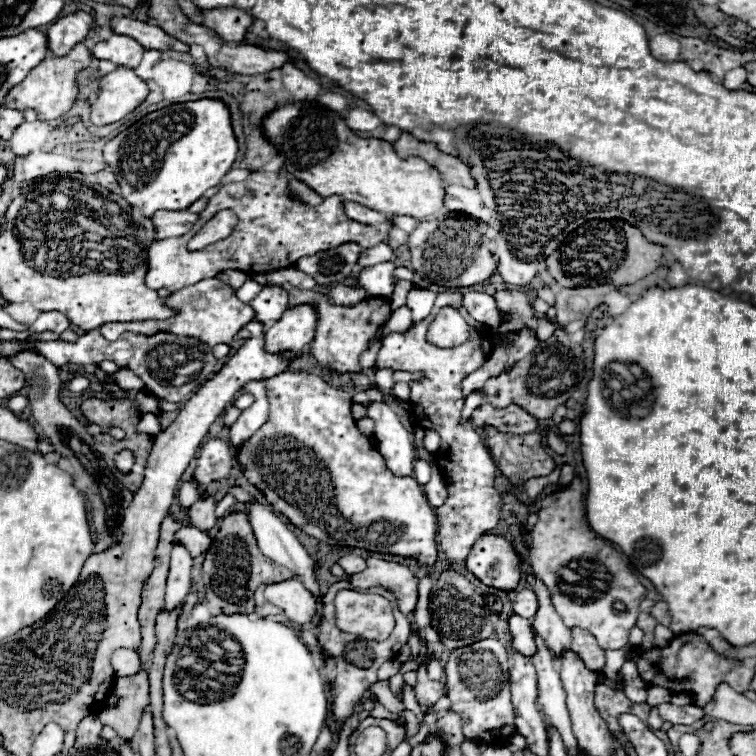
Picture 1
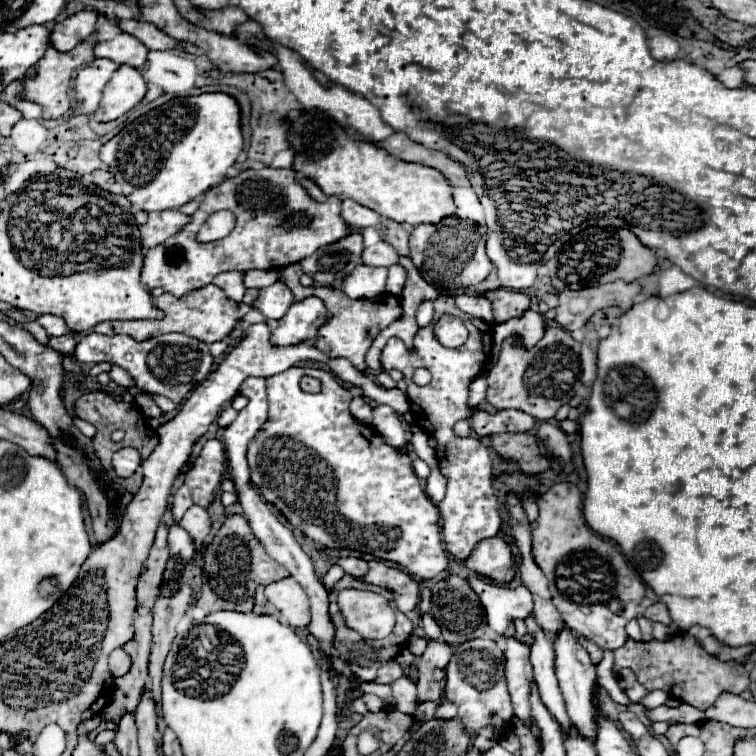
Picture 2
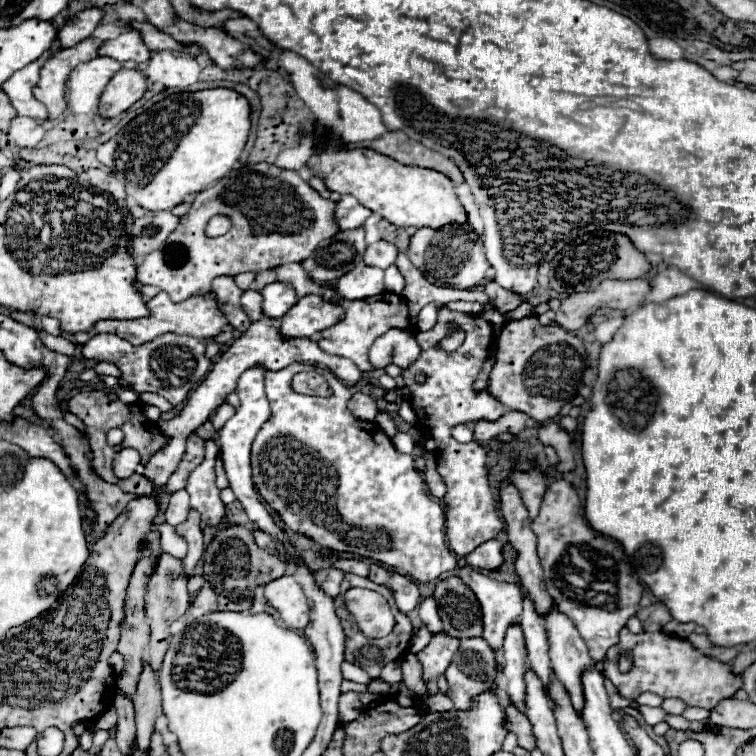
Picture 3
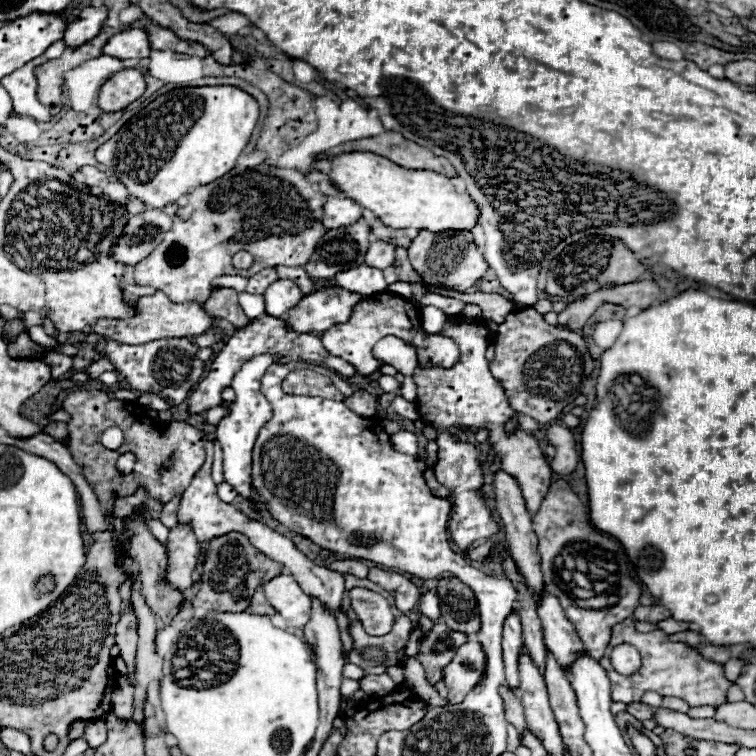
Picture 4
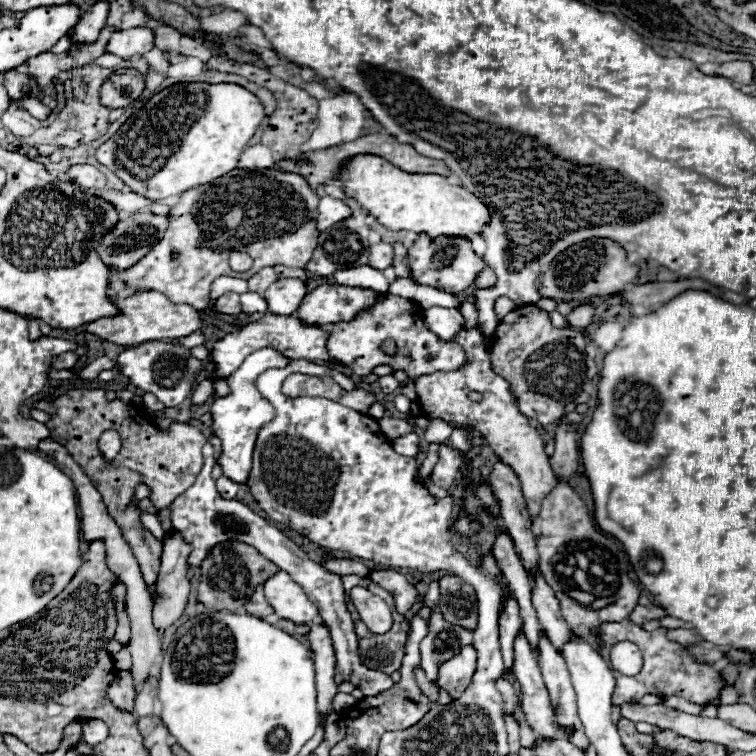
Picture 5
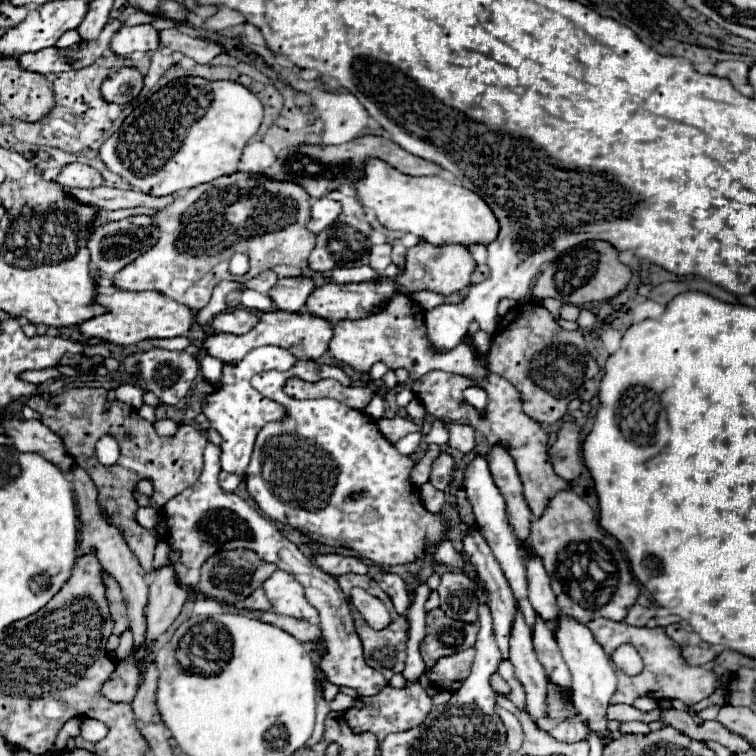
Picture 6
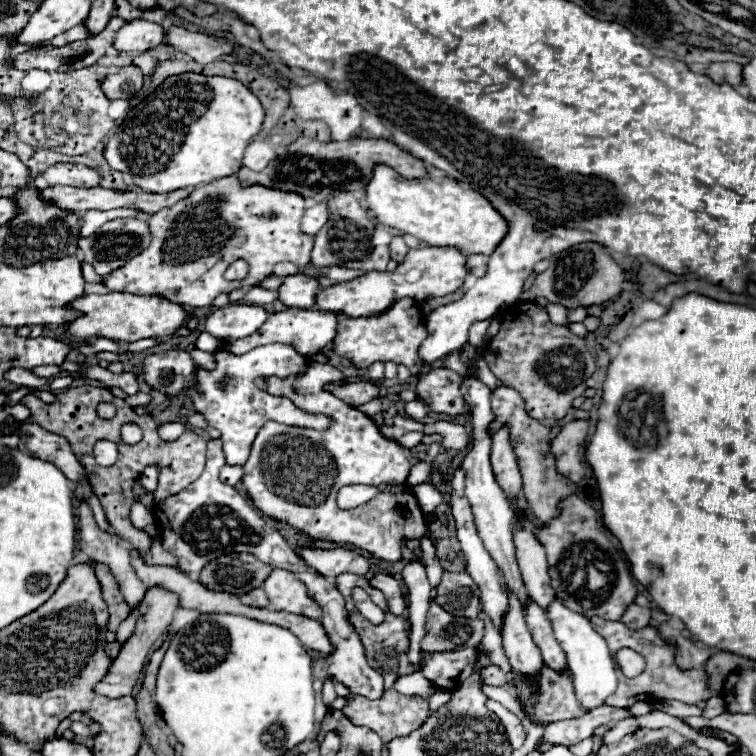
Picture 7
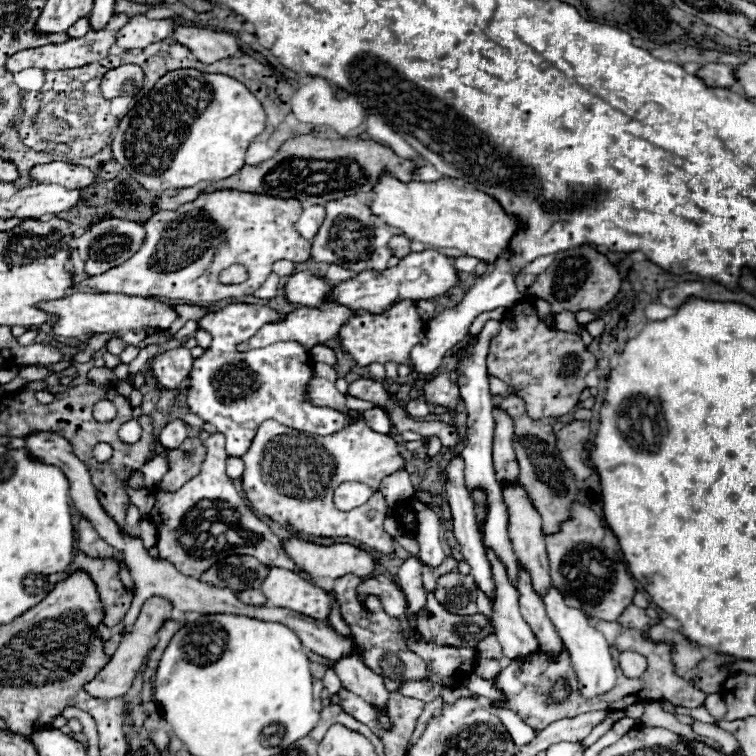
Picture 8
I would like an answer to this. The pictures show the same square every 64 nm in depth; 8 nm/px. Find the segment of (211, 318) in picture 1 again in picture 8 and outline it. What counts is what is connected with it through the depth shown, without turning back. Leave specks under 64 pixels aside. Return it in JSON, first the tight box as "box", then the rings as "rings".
{"box":[36,292,176,346],"rings":[[[74,292],[66,298],[56,302],[40,302],[36,304],[38,310],[56,316],[50,320],[52,332],[64,338],[78,338],[82,334],[102,334],[102,332],[116,332],[126,344],[138,346],[142,338],[146,338],[144,328],[158,328],[166,330],[174,320],[176,312],[162,302],[142,296],[126,296],[126,294],[88,294],[88,292]]]}

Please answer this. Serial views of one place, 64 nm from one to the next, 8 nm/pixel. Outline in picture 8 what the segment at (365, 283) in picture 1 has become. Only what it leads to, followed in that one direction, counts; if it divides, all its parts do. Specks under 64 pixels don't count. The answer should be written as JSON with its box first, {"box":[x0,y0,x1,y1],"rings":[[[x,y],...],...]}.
{"box":[326,266,350,284],"rings":[[[328,266],[328,272],[326,272],[326,280],[332,282],[332,284],[338,284],[338,282],[344,282],[350,278],[350,272],[340,268],[340,266]]]}

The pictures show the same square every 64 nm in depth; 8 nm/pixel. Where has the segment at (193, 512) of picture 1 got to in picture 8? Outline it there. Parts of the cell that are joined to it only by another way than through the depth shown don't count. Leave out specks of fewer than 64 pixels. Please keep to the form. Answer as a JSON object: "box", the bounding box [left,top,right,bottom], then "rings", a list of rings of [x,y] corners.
{"box":[84,598,172,698],"rings":[[[148,598],[148,602],[144,602],[142,612],[136,620],[136,624],[132,626],[132,630],[128,634],[122,636],[122,642],[118,646],[118,650],[112,654],[110,662],[90,680],[84,684],[84,690],[92,696],[92,698],[118,698],[124,696],[128,692],[128,688],[132,686],[134,674],[136,670],[142,666],[142,656],[154,646],[156,636],[160,626],[164,624],[164,620],[168,620],[172,614],[172,604],[166,598]]]}

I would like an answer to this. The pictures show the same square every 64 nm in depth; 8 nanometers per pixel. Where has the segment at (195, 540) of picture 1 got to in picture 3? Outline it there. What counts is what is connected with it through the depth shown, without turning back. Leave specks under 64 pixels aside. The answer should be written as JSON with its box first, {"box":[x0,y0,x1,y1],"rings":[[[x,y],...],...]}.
{"box":[150,524,186,558],"rings":[[[154,524],[150,530],[152,530],[154,534],[156,534],[156,532],[160,534],[160,546],[162,546],[164,552],[168,552],[168,554],[172,554],[172,556],[176,556],[176,558],[184,558],[184,554],[186,554],[186,542],[184,542],[184,538],[176,536],[174,526]]]}

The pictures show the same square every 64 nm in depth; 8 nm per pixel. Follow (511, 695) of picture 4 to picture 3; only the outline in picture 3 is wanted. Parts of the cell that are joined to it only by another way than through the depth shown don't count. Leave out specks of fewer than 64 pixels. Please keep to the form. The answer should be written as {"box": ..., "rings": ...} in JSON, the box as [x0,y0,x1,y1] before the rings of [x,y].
{"box":[506,700,536,752],"rings":[[[512,700],[506,706],[506,726],[518,736],[518,746],[526,748],[528,752],[534,748],[536,738],[532,736],[532,726],[528,724],[528,718],[512,704]]]}

